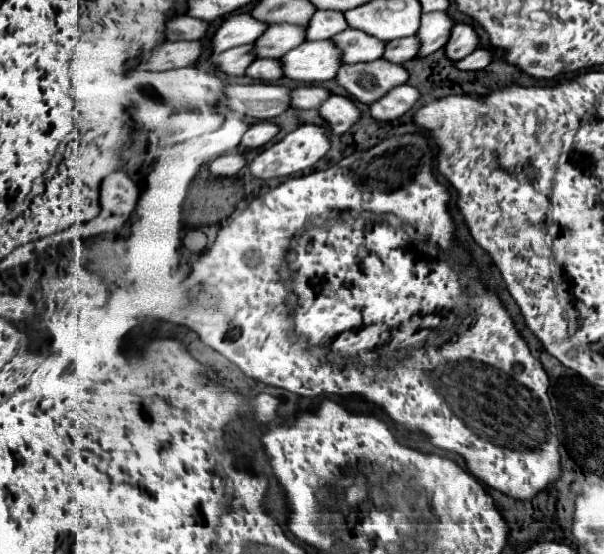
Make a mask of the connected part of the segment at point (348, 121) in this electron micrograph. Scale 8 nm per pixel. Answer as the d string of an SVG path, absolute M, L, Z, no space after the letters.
M334 95L328 97L326 101L322 101L316 111L330 125L330 131L336 135L346 133L352 127L352 123L356 123L358 117L362 115L360 109L356 107L356 103L352 103L352 99L334 97Z

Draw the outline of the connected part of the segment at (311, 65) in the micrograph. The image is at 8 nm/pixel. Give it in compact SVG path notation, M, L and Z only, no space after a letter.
M306 41L304 45L298 45L290 51L286 51L280 57L280 65L282 65L284 77L290 79L290 81L296 81L296 83L330 81L336 75L336 69L342 67L340 55L336 53L336 49L332 49L332 45L328 45L328 41Z

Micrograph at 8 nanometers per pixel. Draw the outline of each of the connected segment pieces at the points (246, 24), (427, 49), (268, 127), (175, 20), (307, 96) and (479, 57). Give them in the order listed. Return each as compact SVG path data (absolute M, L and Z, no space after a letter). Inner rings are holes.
M234 13L210 35L208 39L208 51L222 53L226 49L252 43L260 31L264 31L268 25L256 21L250 13Z
M446 11L440 13L424 13L420 19L420 27L416 31L418 37L418 53L416 59L422 59L438 49L442 49L444 41L448 39L448 29L454 25L454 21L446 15Z
M258 121L258 123L252 123L248 127L248 131L242 135L242 141L240 141L240 147L242 149L258 149L258 147L264 147L266 143L270 143L276 135L278 135L278 127L270 121Z
M188 15L172 17L164 29L166 41L182 41L182 39L194 41L194 39L204 39L206 35L208 35L208 23Z
M296 87L288 95L288 105L290 109L316 109L318 103L328 95L328 89L322 87Z
M476 49L468 57L456 61L454 67L460 69L460 71L480 71L480 69L484 69L490 63L490 59L492 59L492 51L490 49Z

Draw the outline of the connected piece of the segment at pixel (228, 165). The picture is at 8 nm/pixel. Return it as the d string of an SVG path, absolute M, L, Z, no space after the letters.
M230 153L230 155L222 155L222 157L214 159L214 161L208 165L208 171L210 171L214 177L232 177L232 175L236 175L244 165L246 165L246 157L244 157L244 155L240 155L240 153Z

